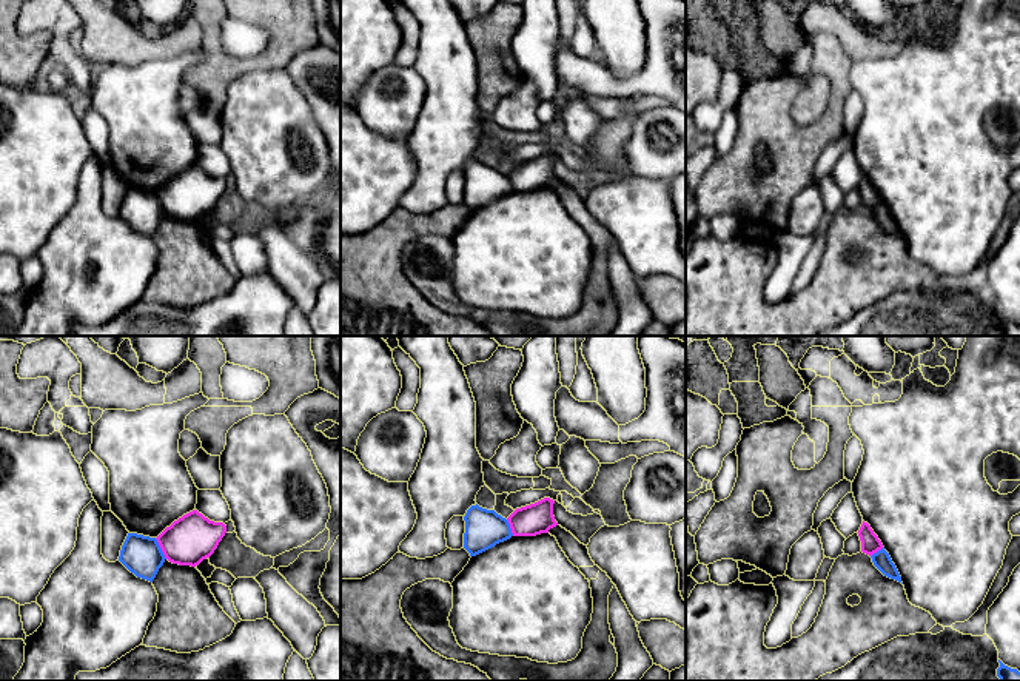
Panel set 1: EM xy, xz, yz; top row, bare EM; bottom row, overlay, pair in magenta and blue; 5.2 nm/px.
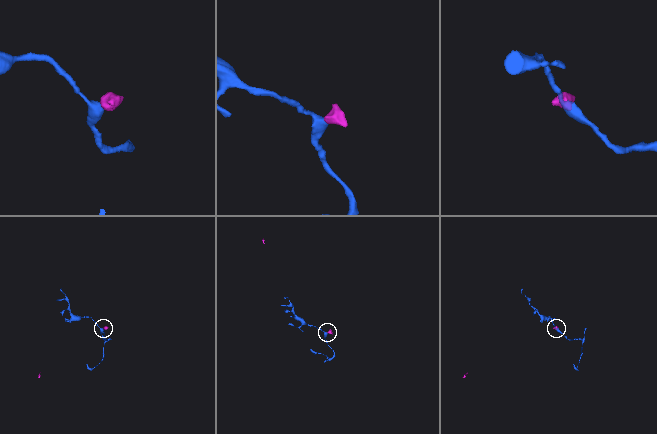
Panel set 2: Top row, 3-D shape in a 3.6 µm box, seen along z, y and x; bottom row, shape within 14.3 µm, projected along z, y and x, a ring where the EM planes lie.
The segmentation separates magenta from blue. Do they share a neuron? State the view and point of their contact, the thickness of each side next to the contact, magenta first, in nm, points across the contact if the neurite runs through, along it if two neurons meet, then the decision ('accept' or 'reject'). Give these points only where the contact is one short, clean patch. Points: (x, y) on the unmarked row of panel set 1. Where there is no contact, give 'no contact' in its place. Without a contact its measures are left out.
meets magenta in xy at (161, 202); 260 nm thick on the magenta side, 200 nm on the other; border along xy (154, 193), (167, 213); reject

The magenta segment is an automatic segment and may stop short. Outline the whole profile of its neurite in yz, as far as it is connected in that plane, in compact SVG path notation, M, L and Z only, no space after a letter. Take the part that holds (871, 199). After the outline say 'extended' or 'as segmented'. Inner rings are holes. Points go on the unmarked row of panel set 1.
M863 176L860 185L858 185L858 191L861 196L861 206L872 211L874 208L877 208L878 205L883 203L881 196L878 194L878 191L874 188L874 185L871 183L871 180L867 177Z | as segmented

